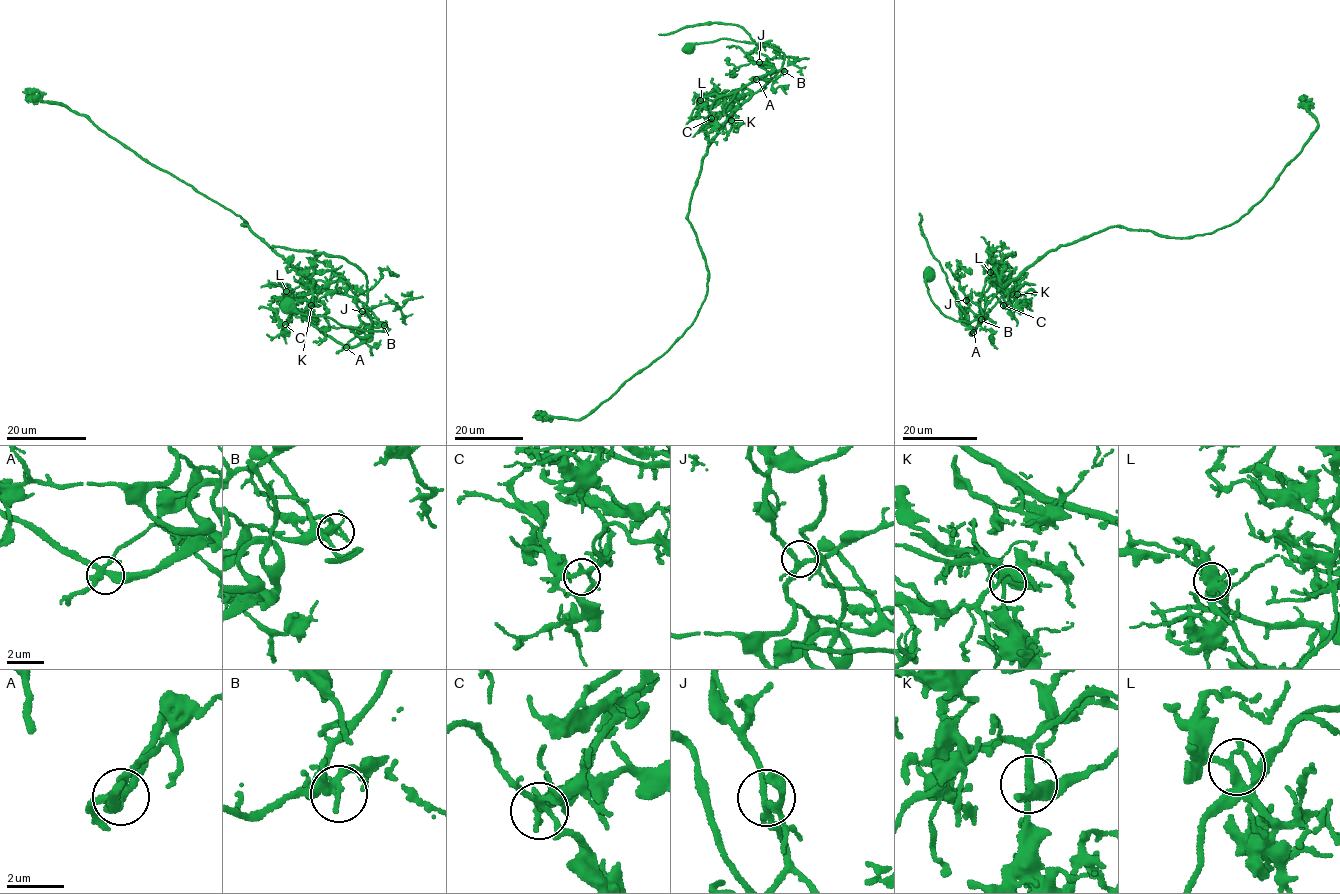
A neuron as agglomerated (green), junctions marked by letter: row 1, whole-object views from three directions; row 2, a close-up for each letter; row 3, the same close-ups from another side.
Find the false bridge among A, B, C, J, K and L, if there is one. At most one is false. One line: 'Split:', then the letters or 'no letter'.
Split: B

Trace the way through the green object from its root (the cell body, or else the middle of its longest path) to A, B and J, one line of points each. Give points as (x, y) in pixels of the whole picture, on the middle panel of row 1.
A: (688, 47), (726, 38), (778, 49), (784, 55), (781, 67), (768, 72), (765, 79), (756, 79)
B: (688, 47), (723, 38), (766, 44), (784, 55), (784, 71)
J: (688, 47), (729, 39), (766, 44), (784, 55), (782, 66), (778, 70), (768, 72), (759, 65), (759, 62)

